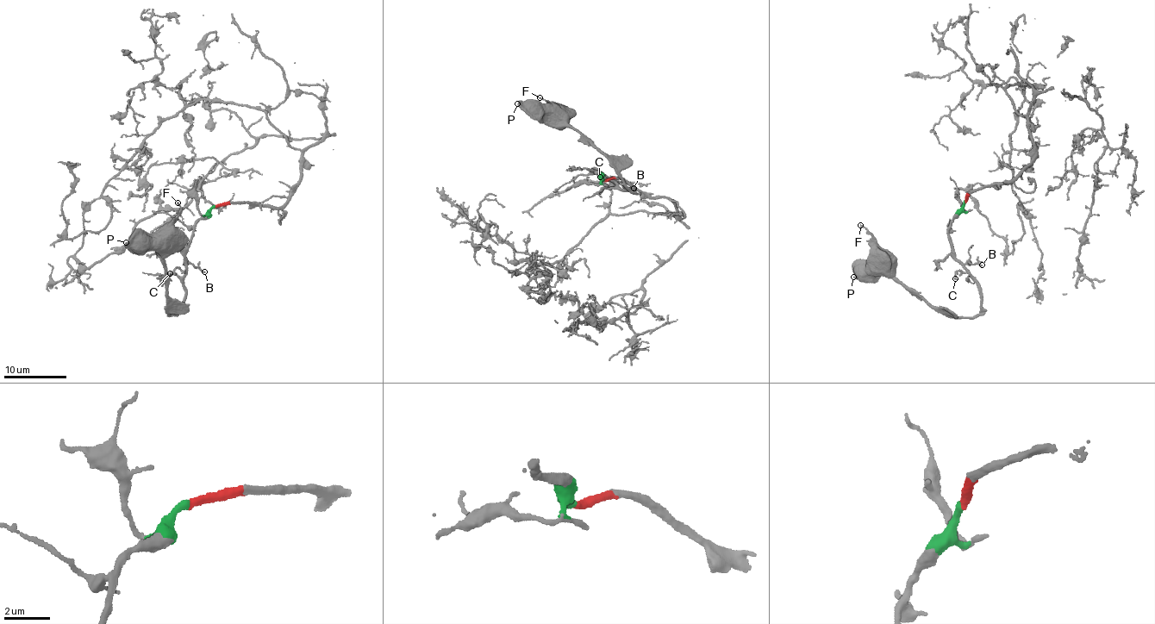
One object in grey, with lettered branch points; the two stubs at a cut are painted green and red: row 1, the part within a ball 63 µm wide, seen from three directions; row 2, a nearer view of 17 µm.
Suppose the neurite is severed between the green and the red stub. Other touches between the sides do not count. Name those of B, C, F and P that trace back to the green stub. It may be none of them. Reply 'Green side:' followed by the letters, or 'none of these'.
Green side: B, C, F, P

